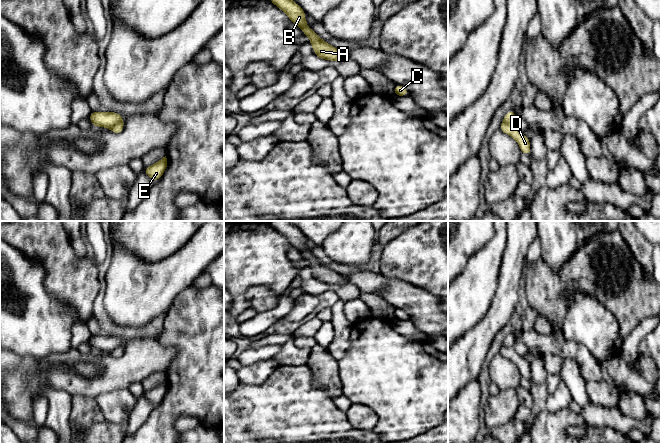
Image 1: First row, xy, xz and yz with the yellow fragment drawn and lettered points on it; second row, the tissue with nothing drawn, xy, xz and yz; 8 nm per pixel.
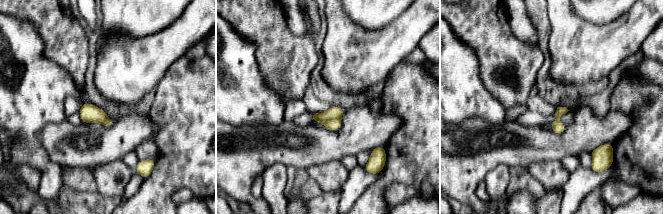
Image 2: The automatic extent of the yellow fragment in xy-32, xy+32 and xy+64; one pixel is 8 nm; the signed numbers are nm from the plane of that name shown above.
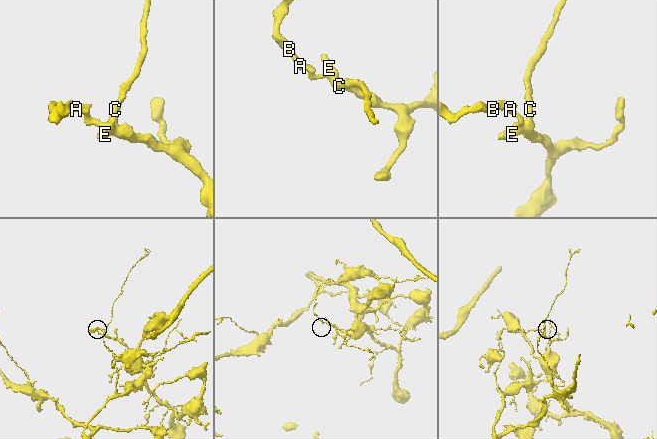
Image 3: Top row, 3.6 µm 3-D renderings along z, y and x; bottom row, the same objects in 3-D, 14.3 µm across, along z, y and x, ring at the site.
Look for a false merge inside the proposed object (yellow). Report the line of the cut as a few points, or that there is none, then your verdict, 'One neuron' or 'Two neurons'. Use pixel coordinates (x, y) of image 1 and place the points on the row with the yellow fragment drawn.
Split along xy (122, 120), (109, 128). Two neurons

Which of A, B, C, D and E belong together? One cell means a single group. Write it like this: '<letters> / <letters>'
A B / C D E

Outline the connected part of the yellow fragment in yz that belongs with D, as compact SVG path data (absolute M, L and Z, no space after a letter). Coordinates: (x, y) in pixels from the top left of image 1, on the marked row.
M502 122L499 129L517 141L521 153L527 154L529 156L531 155L529 138L525 136L524 133L518 131L513 123Z

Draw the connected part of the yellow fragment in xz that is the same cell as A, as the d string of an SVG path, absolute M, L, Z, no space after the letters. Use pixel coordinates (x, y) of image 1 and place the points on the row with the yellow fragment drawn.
M270 0L275 6L284 11L289 17L290 21L296 24L302 32L310 38L310 44L313 47L313 52L323 61L328 59L330 61L344 62L347 60L337 48L331 46L329 43L323 41L314 30L310 29L305 21L307 15L305 11L292 0Z

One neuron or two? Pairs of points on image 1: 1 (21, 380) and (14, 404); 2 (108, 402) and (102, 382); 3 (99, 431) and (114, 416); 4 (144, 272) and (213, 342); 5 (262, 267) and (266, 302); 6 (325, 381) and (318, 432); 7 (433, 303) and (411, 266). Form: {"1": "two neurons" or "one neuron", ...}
{"1": "one neuron", "2": "two neurons", "3": "two neurons", "4": "two neurons", "5": "two neurons", "6": "two neurons", "7": "two neurons"}

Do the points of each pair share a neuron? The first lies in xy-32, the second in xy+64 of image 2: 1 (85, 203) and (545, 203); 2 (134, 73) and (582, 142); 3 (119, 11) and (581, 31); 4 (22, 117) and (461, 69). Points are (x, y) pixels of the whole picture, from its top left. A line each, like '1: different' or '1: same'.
1: same
2: different
3: different
4: same

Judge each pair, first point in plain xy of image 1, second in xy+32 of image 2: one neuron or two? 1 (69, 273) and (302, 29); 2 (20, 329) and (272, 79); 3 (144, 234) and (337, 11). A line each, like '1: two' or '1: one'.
1: two
2: two
3: two

